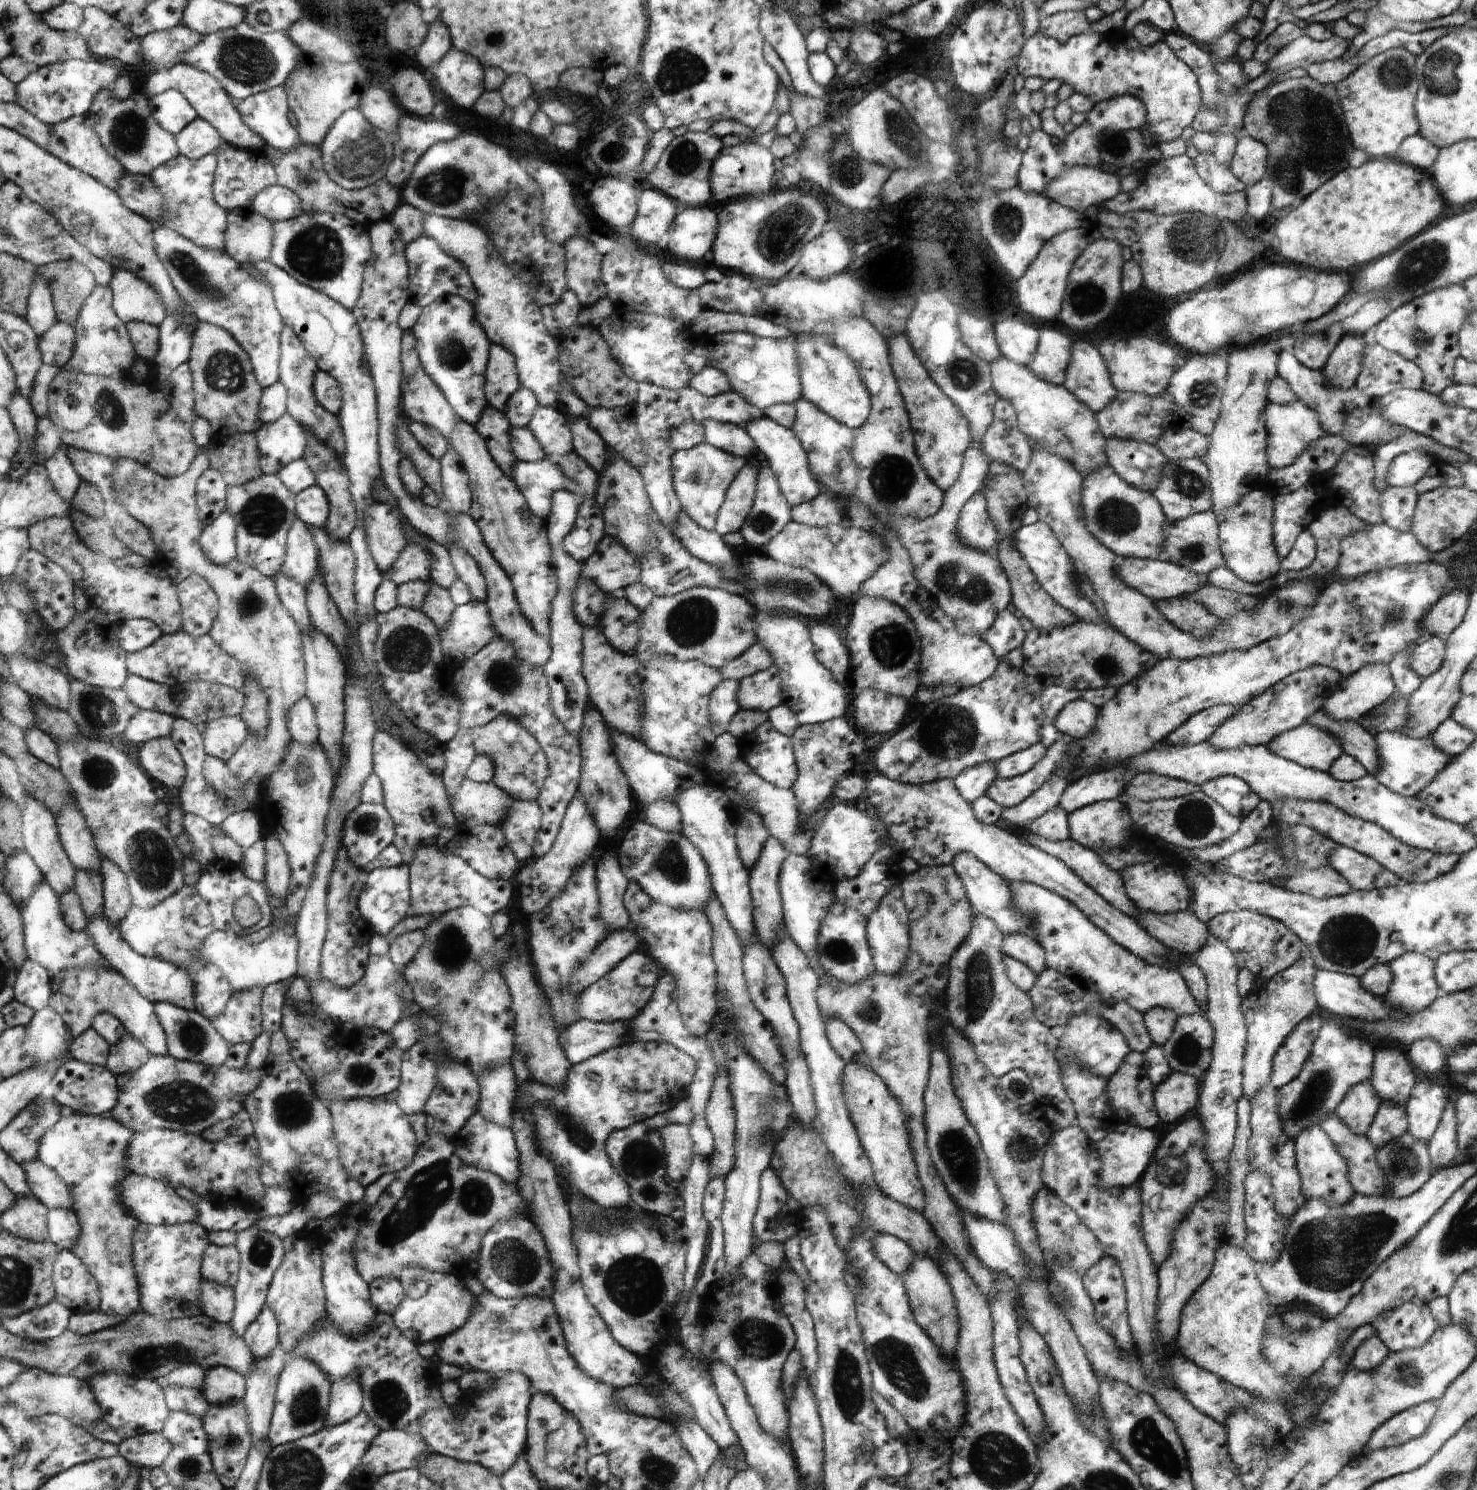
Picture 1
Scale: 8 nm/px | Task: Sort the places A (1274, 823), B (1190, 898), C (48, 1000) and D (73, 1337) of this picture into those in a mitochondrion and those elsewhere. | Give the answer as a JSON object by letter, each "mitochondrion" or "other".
{"A":"other","B":"other","C":"other","D":"other"}

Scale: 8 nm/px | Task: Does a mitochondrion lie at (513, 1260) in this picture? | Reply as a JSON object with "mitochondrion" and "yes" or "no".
{"mitochondrion":"yes"}

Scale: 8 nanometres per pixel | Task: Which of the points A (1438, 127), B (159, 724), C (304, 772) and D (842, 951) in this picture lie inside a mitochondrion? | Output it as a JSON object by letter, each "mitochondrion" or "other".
{"A":"other","B":"other","C":"mitochondrion","D":"mitochondrion"}

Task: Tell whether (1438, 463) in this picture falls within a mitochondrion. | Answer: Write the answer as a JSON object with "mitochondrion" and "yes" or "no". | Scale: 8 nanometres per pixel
{"mitochondrion":"no"}

